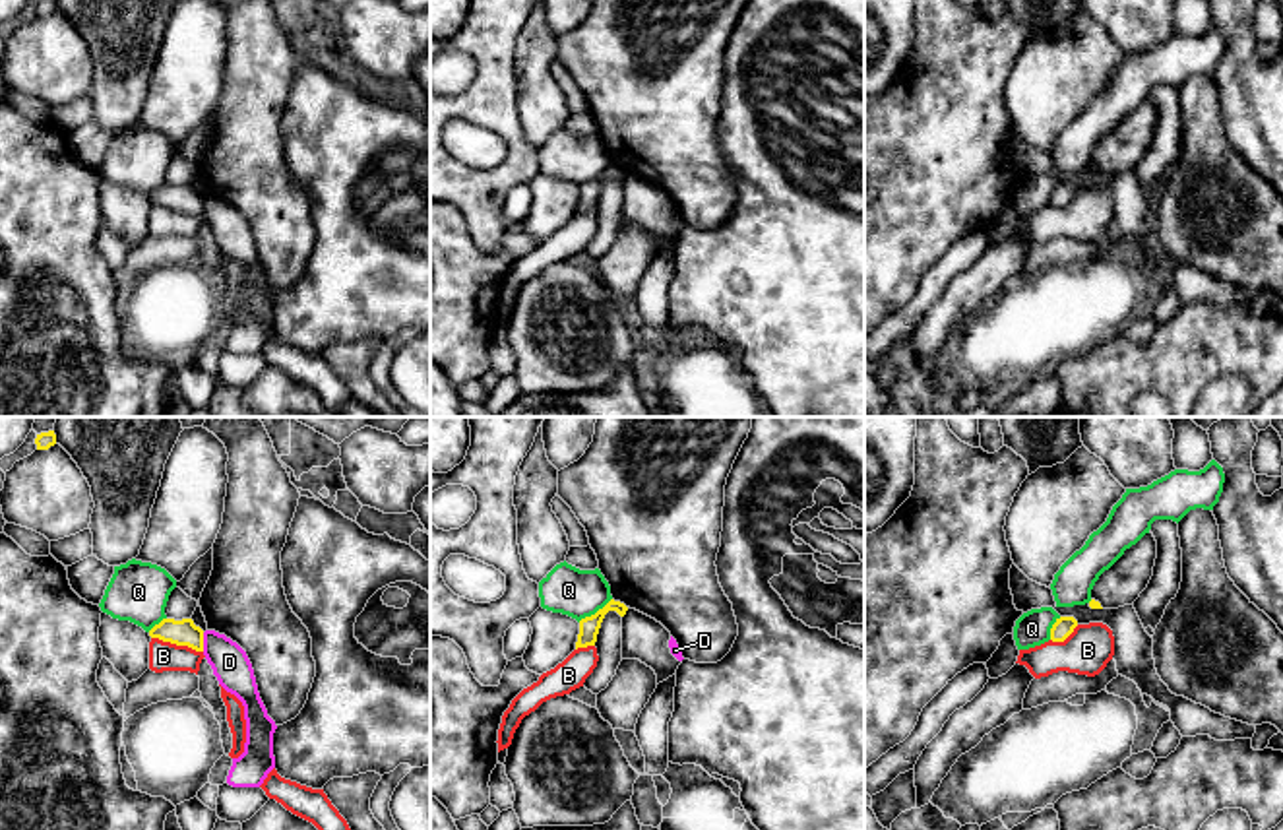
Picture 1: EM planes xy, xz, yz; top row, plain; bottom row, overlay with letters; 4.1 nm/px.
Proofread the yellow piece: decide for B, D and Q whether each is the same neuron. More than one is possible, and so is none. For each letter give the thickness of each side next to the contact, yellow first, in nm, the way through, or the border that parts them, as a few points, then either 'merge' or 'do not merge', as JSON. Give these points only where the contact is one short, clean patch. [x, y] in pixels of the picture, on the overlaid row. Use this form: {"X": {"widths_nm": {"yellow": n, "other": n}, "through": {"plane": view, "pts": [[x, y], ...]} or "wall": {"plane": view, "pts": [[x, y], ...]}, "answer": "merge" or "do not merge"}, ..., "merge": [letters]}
{"B": {"widths_nm": {"yellow": 110, "other": 130}, "answer": "do not merge"}, "D": {"widths_nm": {"yellow": 110, "other": 160}, "wall": {"plane": "xy", "pts": [[202, 633], [204, 650]]}, "answer": "do not merge"}, "Q": {"widths_nm": {"yellow": 80, "other": 200}, "answer": "do not merge"}, "merge": []}

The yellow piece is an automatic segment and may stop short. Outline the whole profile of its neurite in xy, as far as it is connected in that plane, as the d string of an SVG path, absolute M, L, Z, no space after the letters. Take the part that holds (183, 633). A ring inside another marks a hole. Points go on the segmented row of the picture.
M163 619L149 630L151 638L203 652L203 630L192 619Z

